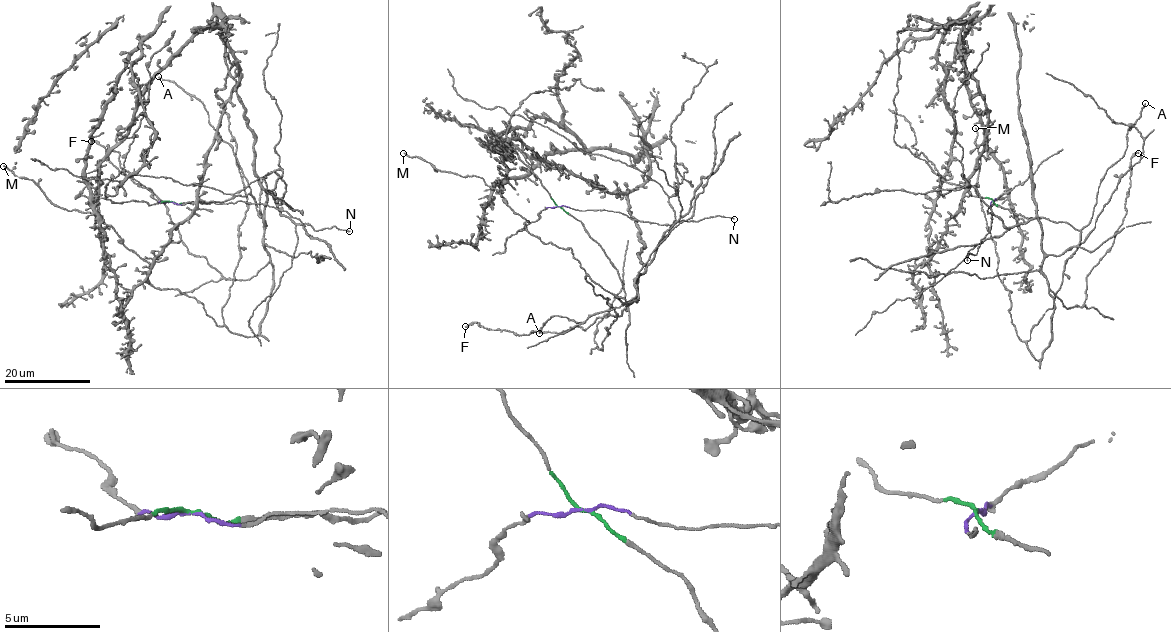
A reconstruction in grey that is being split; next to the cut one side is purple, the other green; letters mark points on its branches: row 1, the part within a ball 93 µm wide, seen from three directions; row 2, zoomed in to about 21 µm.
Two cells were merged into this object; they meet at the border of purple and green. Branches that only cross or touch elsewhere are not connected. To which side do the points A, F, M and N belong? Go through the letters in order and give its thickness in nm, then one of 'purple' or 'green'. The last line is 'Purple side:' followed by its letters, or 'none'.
A: 240 nm thick; green
F: 200 nm thick; green
M: 150 nm thick; green
N: 140 nm thick; purple
Purple side: N

